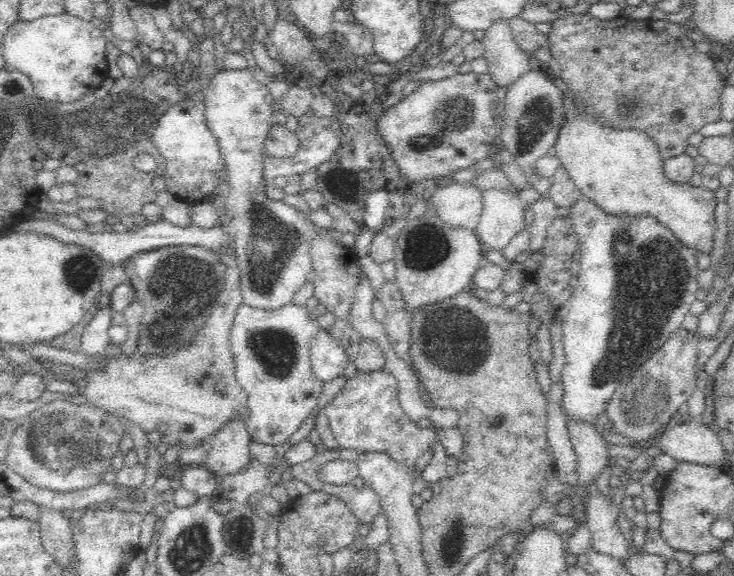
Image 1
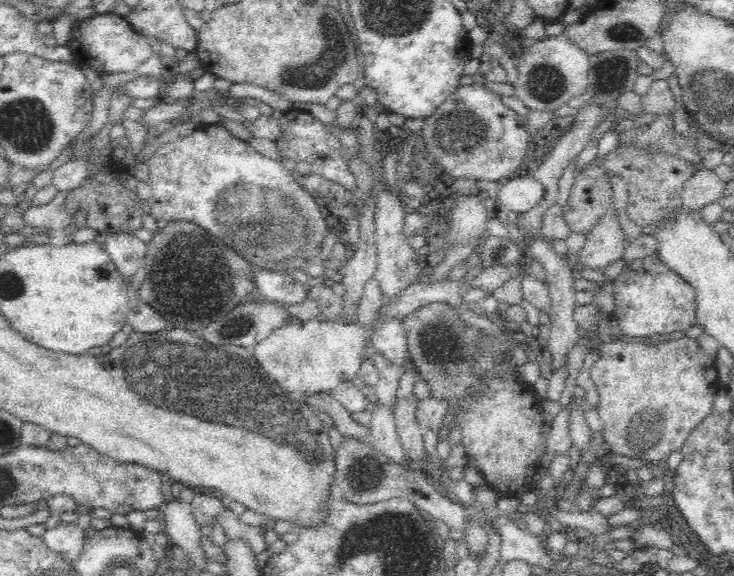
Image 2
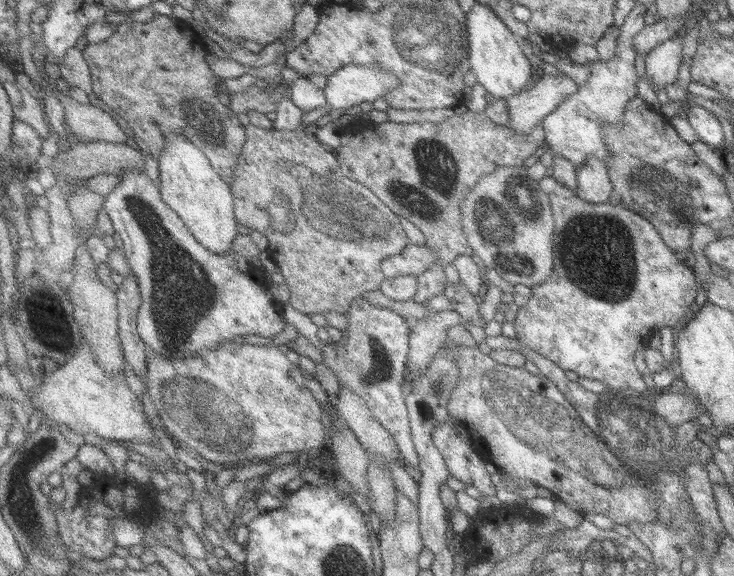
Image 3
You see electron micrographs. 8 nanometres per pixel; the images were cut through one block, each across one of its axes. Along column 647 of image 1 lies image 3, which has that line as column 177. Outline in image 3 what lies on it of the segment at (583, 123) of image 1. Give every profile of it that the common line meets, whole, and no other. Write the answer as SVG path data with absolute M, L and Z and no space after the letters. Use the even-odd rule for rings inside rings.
M167 134L163 138L159 170L163 200L183 218L183 224L187 230L191 230L191 234L195 234L195 240L203 242L203 246L215 254L229 252L239 236L239 222L235 220L235 194L231 184L221 178L219 170L215 170L211 158L207 158L207 154L203 154L203 150L199 150L199 146L191 144L187 138Z

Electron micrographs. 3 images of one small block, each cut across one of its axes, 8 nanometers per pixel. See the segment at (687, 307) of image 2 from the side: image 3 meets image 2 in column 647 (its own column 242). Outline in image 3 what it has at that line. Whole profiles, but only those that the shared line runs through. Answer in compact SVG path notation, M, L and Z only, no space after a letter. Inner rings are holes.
M133 168L133 170L127 170L123 174L119 174L117 178L121 178L119 186L107 196L105 200L105 212L109 214L111 222L113 222L113 228L117 232L117 236L121 238L123 242L123 252L129 260L129 266L131 266L131 272L137 276L139 280L139 288L141 288L141 308L139 308L139 316L137 316L137 326L139 326L139 336L147 342L147 348L149 348L149 354L155 354L155 356L163 356L163 358L171 358L171 360L191 360L191 358L197 358L201 352L211 352L215 348L219 348L223 342L233 342L237 336L249 336L249 334L255 334L255 336L263 336L263 338L275 338L275 334L281 334L283 328L285 328L285 314L283 314L283 304L279 304L279 300L275 298L273 290L271 290L271 284L267 284L267 274L251 264L245 256L237 254L235 250L229 250L229 252L221 252L221 254L215 254L211 250L207 250L207 246L203 246L203 242L197 242L195 240L195 234L191 234L191 230L187 230L187 226L183 224L183 218L163 200L163 192L161 192L161 186L157 186L145 172L145 168Z

